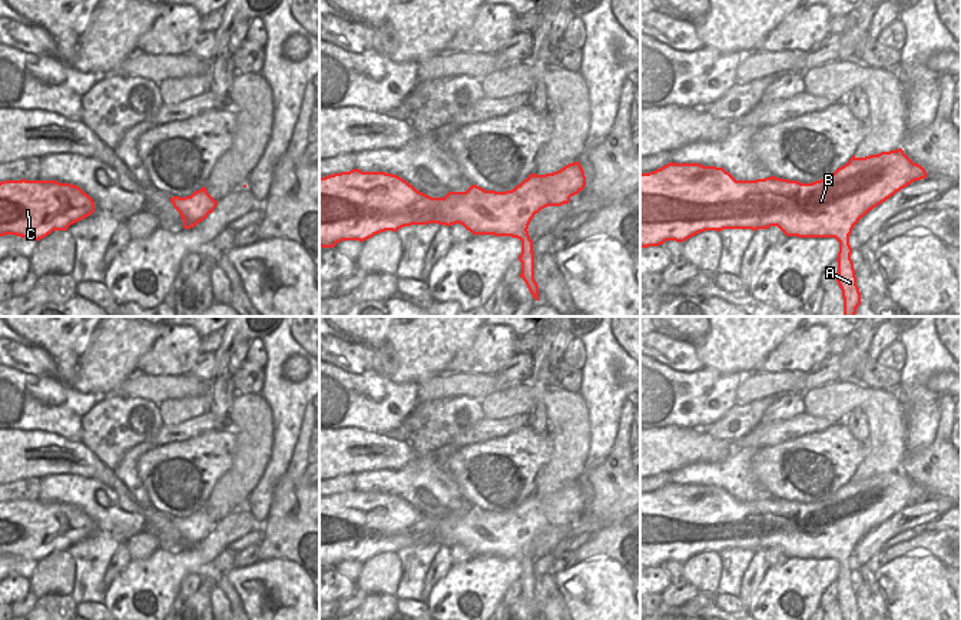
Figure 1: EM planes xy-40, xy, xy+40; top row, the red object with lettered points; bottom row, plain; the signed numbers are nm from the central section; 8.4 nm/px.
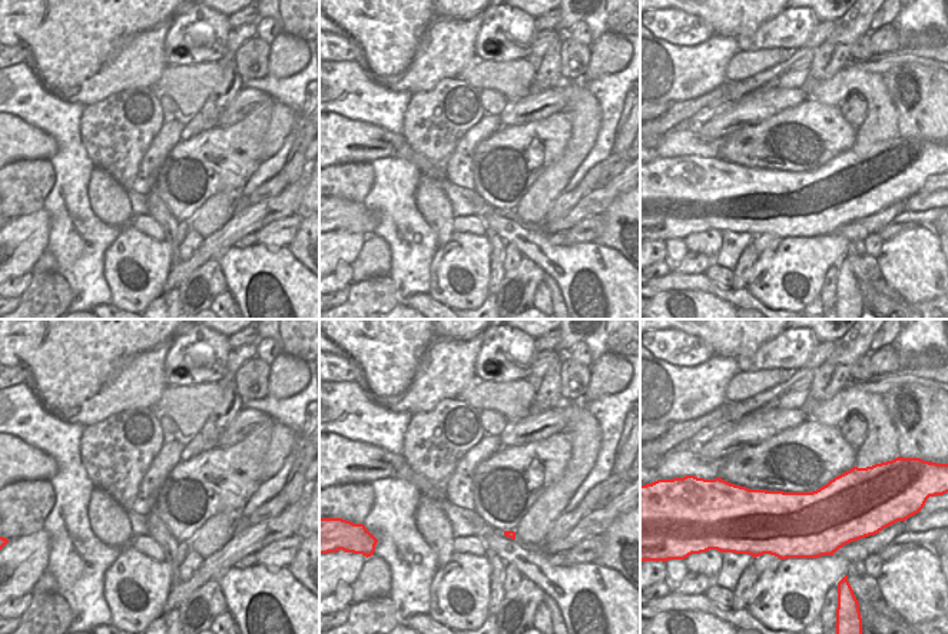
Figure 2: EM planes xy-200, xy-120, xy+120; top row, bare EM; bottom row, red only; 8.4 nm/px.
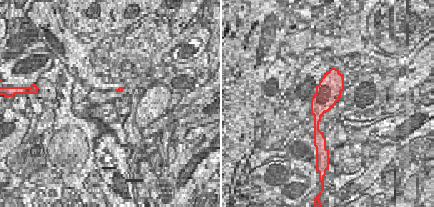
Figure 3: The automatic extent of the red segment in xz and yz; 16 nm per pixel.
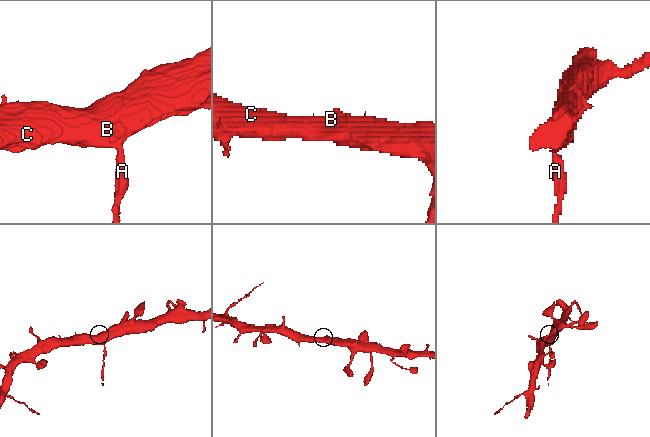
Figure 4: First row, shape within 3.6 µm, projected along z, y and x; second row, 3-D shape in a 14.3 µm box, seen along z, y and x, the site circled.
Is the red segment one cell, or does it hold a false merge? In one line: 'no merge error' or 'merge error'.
merge error

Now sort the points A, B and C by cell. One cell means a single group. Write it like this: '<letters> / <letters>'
A / B C

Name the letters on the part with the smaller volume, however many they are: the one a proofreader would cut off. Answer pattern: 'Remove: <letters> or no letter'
Remove: A.

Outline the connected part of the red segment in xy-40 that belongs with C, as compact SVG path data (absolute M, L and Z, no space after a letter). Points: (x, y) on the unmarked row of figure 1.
M57 501L0 503L0 557L40 561L95 533L93 520L79 507Z

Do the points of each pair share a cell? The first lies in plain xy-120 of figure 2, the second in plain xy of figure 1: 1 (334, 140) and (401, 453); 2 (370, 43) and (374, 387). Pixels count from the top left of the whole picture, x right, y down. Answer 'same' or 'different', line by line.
1: same
2: different

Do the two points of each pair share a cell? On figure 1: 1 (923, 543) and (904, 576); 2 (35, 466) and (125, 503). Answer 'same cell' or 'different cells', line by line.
1: different cells
2: same cell

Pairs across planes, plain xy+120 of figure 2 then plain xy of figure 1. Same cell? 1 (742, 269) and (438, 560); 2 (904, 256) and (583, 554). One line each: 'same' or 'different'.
1: same
2: different

